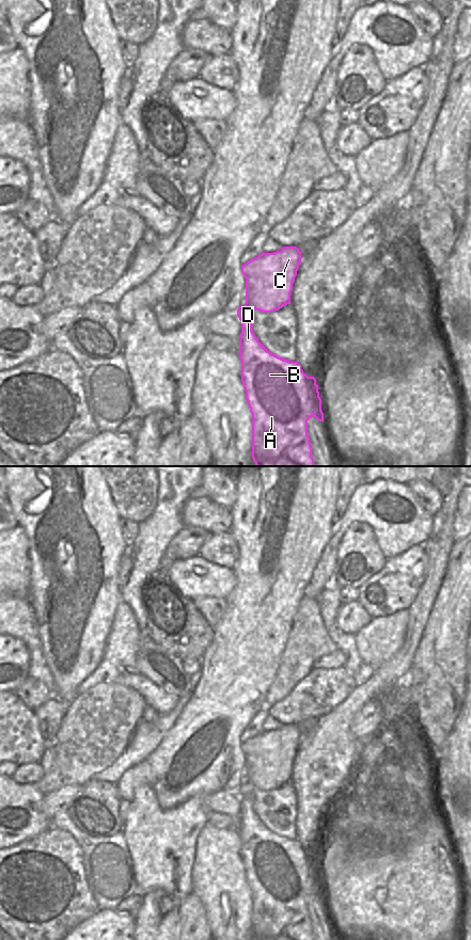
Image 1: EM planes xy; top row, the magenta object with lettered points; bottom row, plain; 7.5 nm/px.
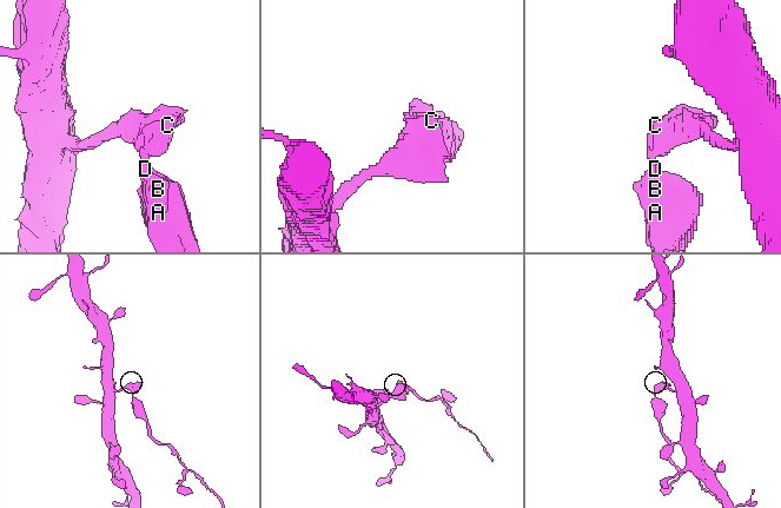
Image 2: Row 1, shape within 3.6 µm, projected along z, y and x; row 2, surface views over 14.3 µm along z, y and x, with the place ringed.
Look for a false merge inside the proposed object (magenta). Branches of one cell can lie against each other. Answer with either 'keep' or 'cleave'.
cleave

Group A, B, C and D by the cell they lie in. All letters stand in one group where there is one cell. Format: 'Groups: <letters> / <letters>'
Groups: A B D / C

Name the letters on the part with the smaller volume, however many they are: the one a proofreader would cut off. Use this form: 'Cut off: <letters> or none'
Cut off: A, B, D

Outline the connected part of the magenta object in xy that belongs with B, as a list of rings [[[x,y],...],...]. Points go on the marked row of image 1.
[[[247,302],[237,309],[237,316],[241,321],[238,352],[241,361],[241,382],[252,414],[252,459],[256,466],[314,466],[308,420],[314,416],[318,421],[324,421],[316,379],[308,377],[297,362],[289,362],[270,353],[258,341],[252,331],[253,310]]]

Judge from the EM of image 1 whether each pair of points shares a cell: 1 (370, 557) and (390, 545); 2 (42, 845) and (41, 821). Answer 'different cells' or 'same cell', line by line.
1: different cells
2: different cells

